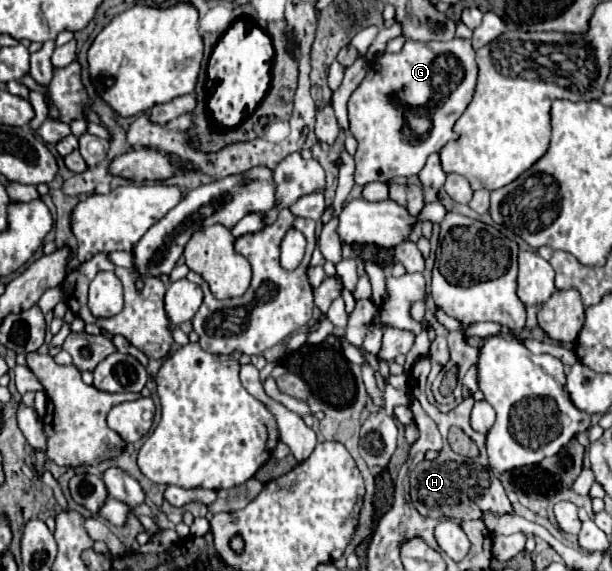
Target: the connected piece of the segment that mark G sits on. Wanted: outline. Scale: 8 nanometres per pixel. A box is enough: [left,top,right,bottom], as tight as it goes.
[349,38,479,184]

